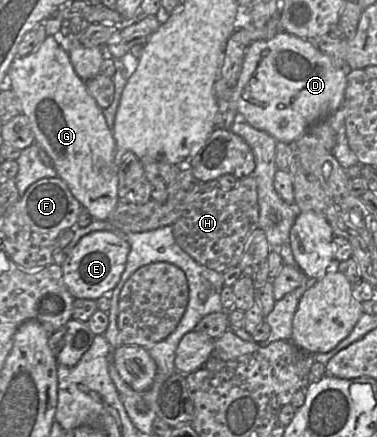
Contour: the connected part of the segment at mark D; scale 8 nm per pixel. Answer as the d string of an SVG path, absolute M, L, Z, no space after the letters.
M284 31L246 48L233 101L243 122L264 131L277 141L291 143L310 127L327 119L343 104L347 72L336 67L313 41Z

